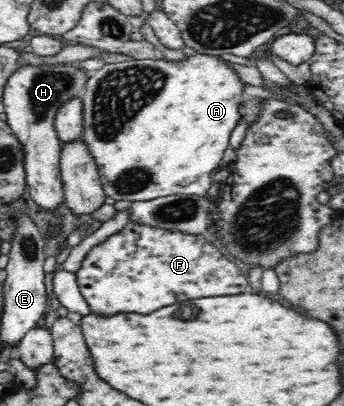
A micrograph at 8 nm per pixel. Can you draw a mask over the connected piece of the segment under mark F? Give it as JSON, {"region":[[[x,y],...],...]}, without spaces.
{"region":[[[128,222],[124,229],[96,245],[84,258],[80,269],[74,273],[80,291],[88,302],[90,314],[118,315],[118,313],[142,313],[148,315],[156,309],[186,301],[238,295],[248,291],[248,280],[234,262],[225,258],[213,243],[204,236],[190,235],[180,231],[168,231]]]}

